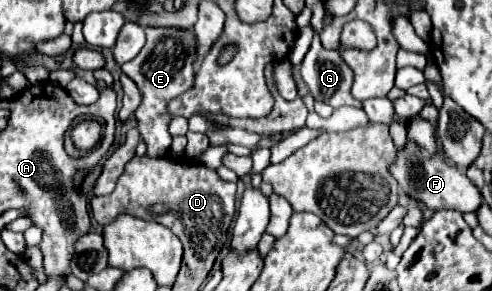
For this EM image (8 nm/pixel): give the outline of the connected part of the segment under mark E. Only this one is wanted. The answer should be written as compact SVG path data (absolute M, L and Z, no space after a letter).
M145 28L147 44L141 52L125 62L121 70L139 86L143 94L143 102L135 112L137 130L147 144L147 156L167 156L172 143L169 133L171 114L167 110L169 102L179 94L193 88L195 80L195 60L197 60L197 38L193 28Z

